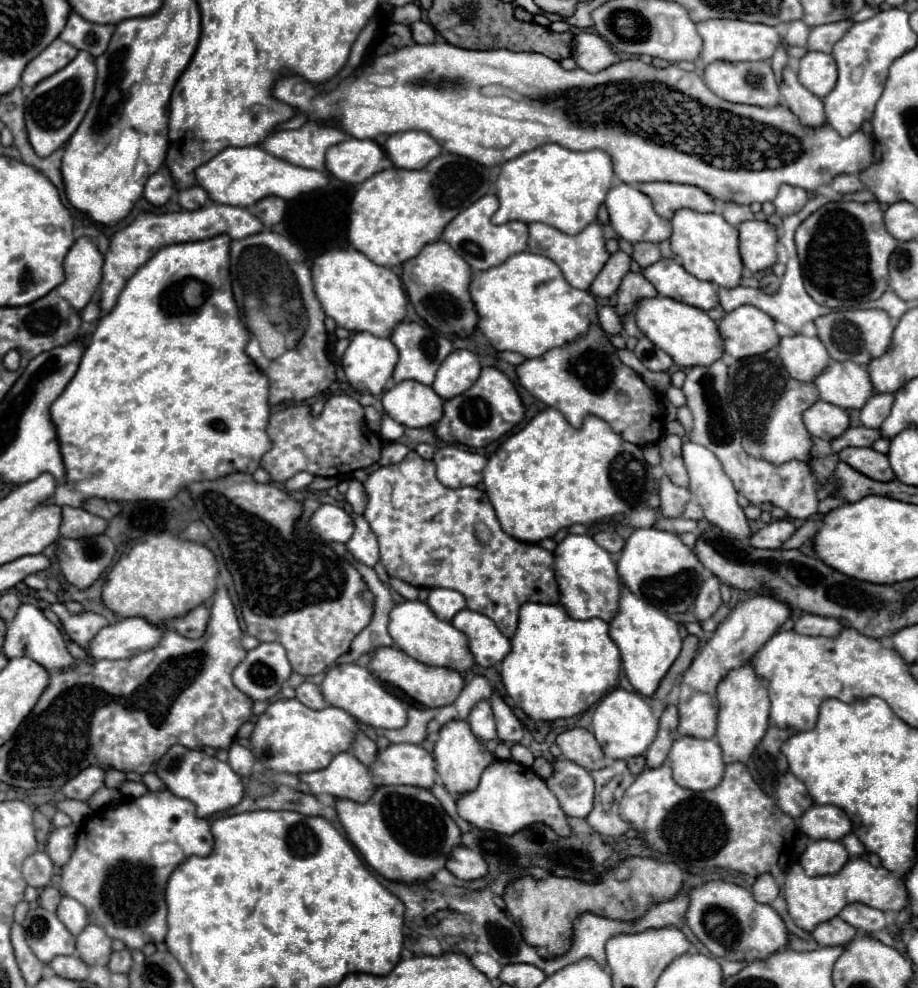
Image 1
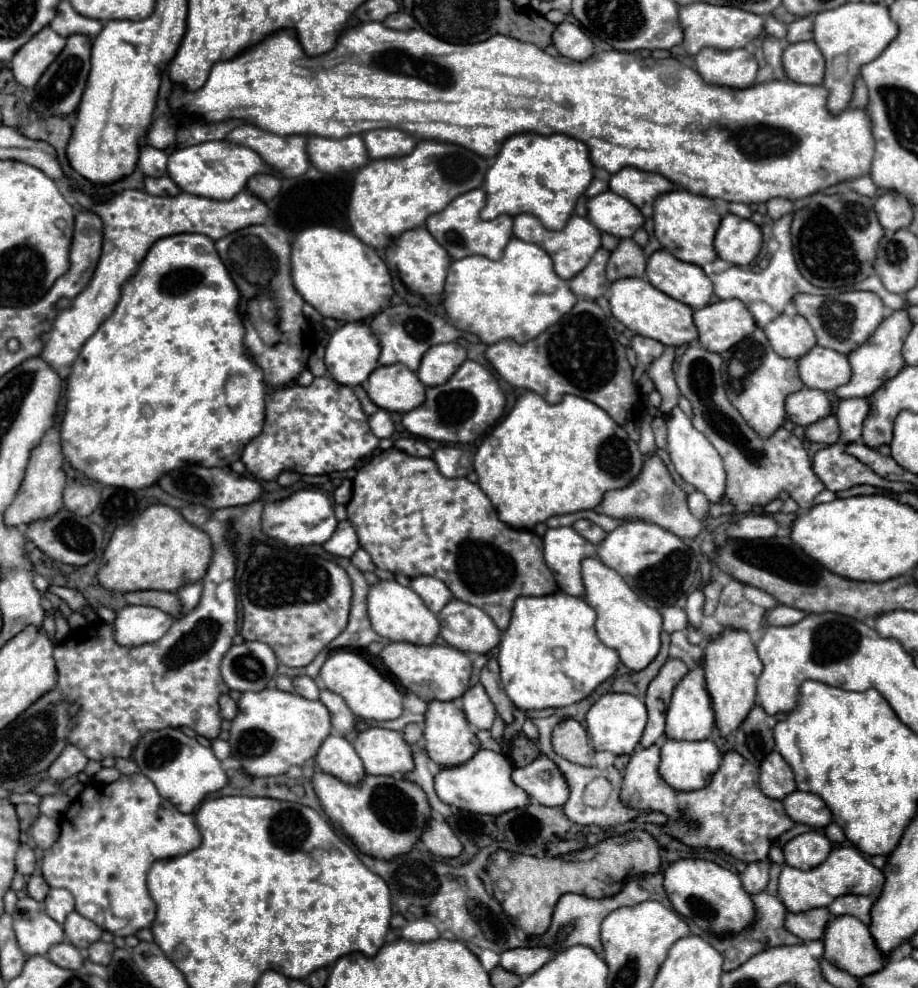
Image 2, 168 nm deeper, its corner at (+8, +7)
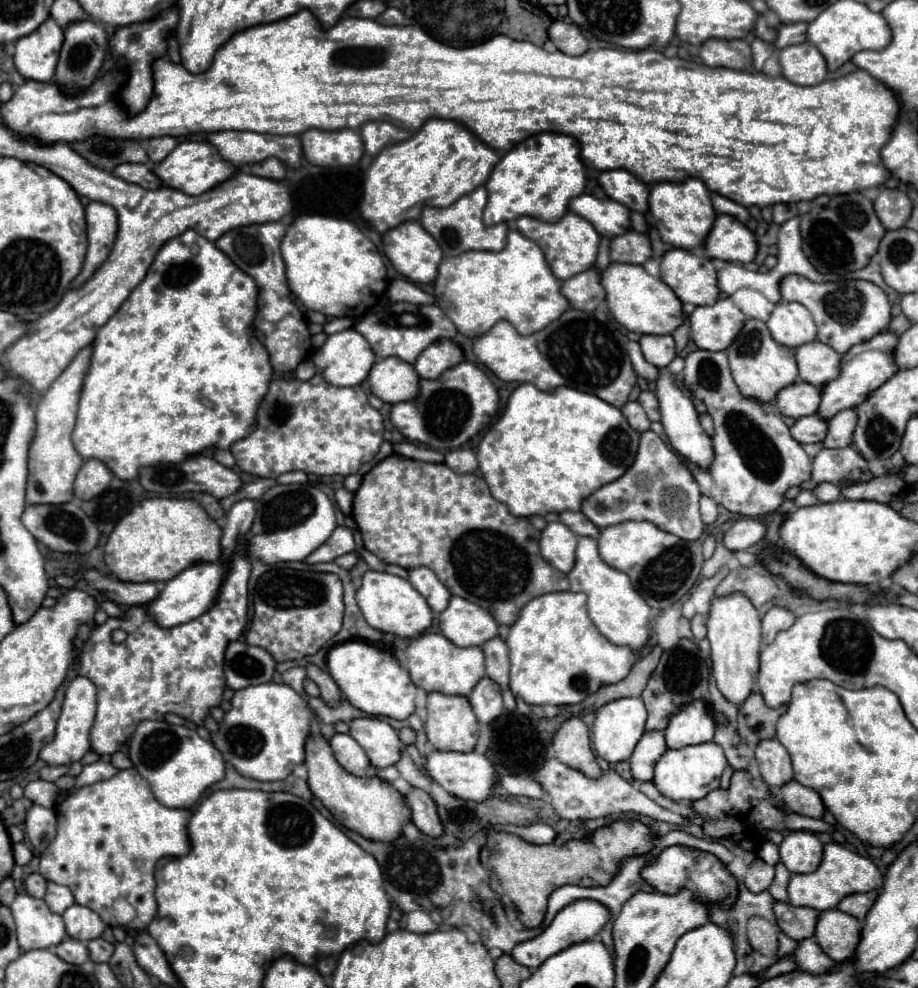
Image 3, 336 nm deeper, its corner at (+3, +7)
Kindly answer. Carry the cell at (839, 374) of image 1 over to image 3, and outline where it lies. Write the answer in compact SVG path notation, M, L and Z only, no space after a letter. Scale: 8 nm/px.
M821 341L797 347L795 359L799 365L799 377L817 387L835 381L841 373L841 355Z

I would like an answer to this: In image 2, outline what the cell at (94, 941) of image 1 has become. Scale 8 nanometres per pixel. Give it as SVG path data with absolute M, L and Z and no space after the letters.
M72 911L64 921L64 935L66 935L66 941L70 941L74 947L86 949L88 945L100 939L102 929L94 921Z

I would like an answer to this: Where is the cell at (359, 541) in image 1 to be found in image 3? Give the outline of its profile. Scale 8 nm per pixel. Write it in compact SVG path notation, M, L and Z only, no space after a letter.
M337 527L333 531L333 535L329 537L329 541L325 541L325 545L321 545L319 549L315 549L305 561L307 563L319 563L319 561L333 561L345 553L355 551L355 541L353 541L353 533L347 527Z

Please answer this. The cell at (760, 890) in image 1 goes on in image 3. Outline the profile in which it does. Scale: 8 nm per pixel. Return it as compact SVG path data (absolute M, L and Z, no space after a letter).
M755 859L749 865L747 877L745 877L745 887L753 893L761 893L761 891L769 889L773 877L775 877L775 869L771 865L767 865L763 859Z

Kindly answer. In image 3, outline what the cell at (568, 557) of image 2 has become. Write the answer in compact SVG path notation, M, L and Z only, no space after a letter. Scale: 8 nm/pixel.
M549 523L539 539L541 555L561 573L569 573L575 565L577 541L579 537L565 523Z

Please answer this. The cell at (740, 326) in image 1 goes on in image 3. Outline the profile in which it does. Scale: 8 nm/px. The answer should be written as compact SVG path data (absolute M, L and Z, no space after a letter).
M719 299L715 305L695 307L689 317L693 341L699 349L725 351L743 329L747 317L733 299Z

